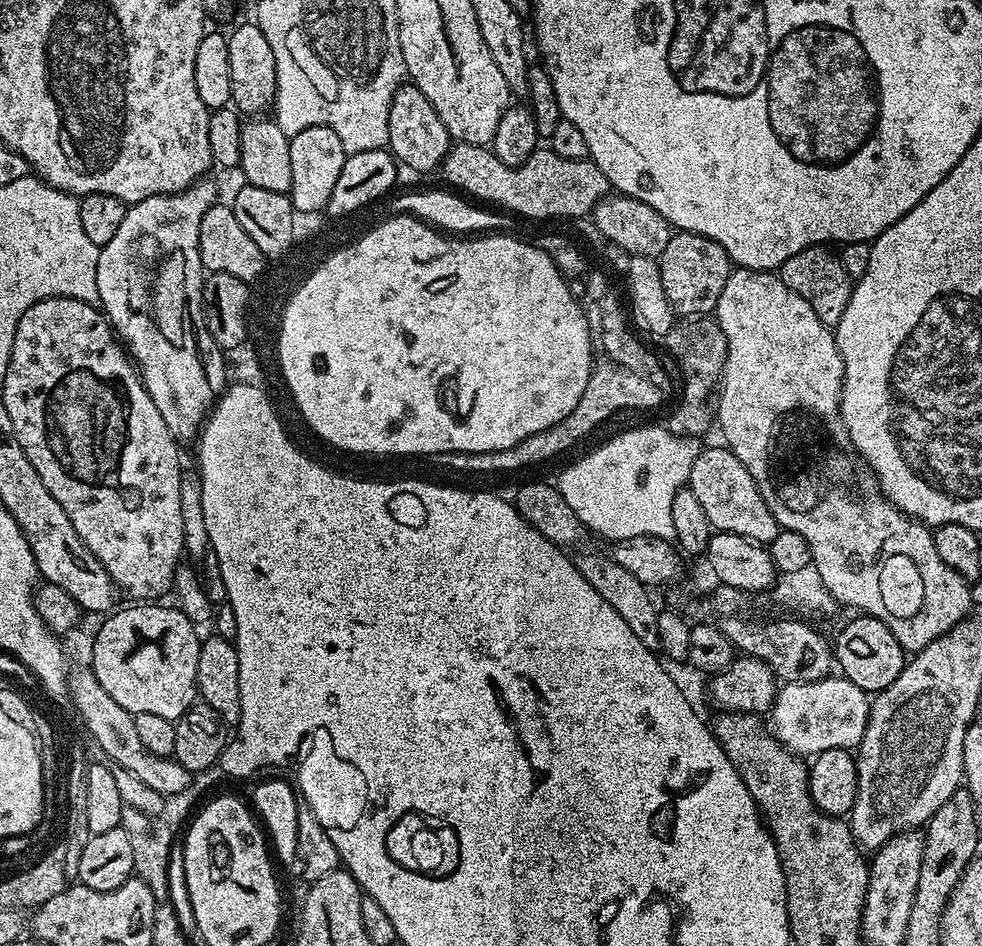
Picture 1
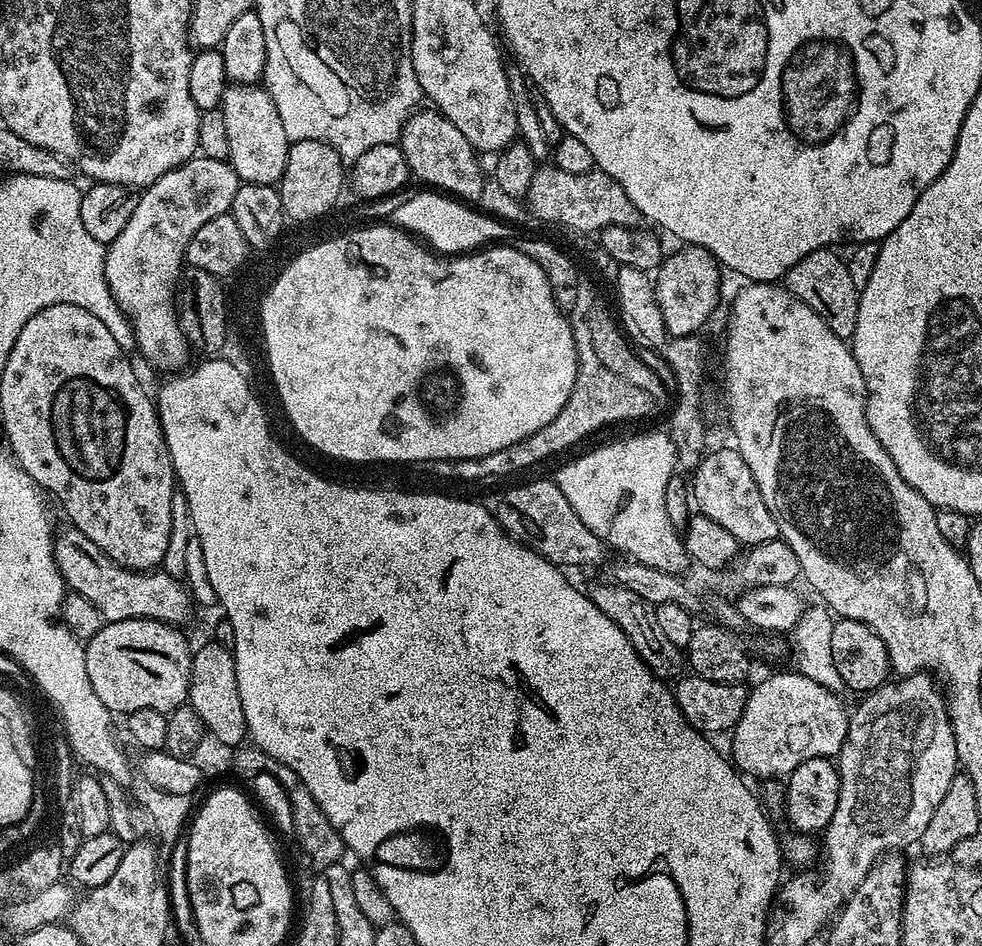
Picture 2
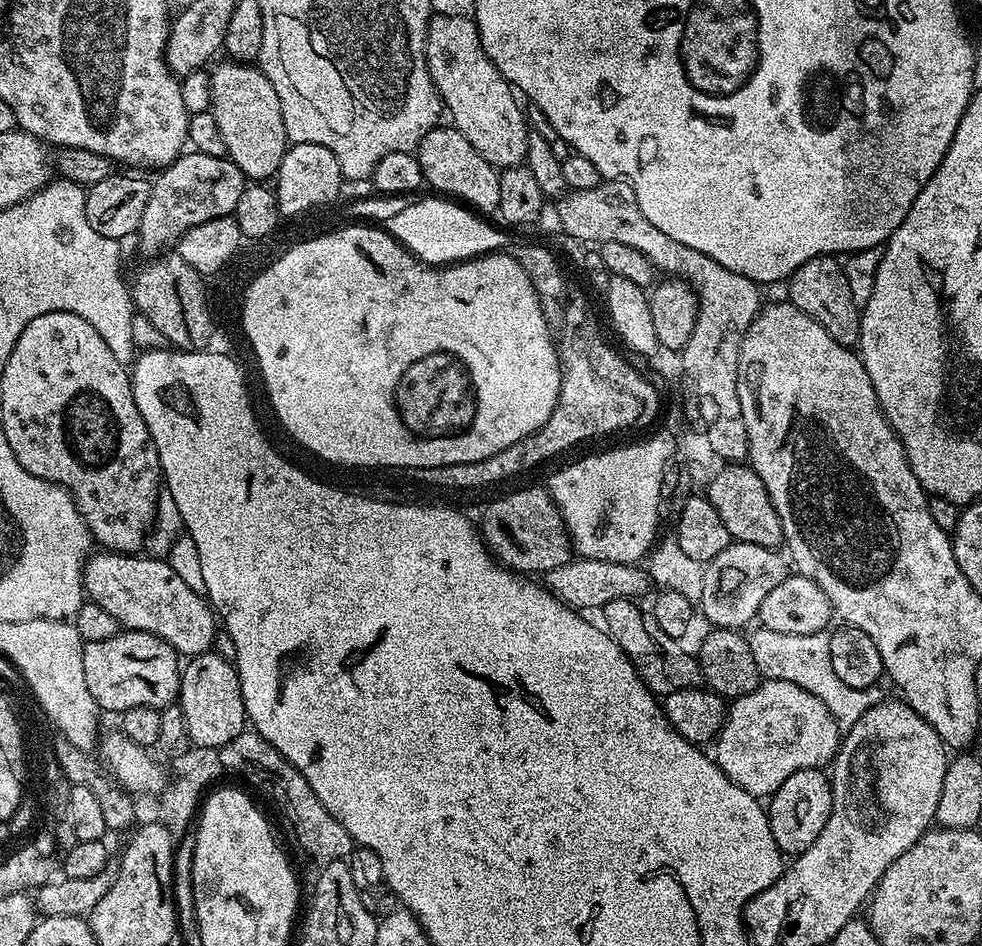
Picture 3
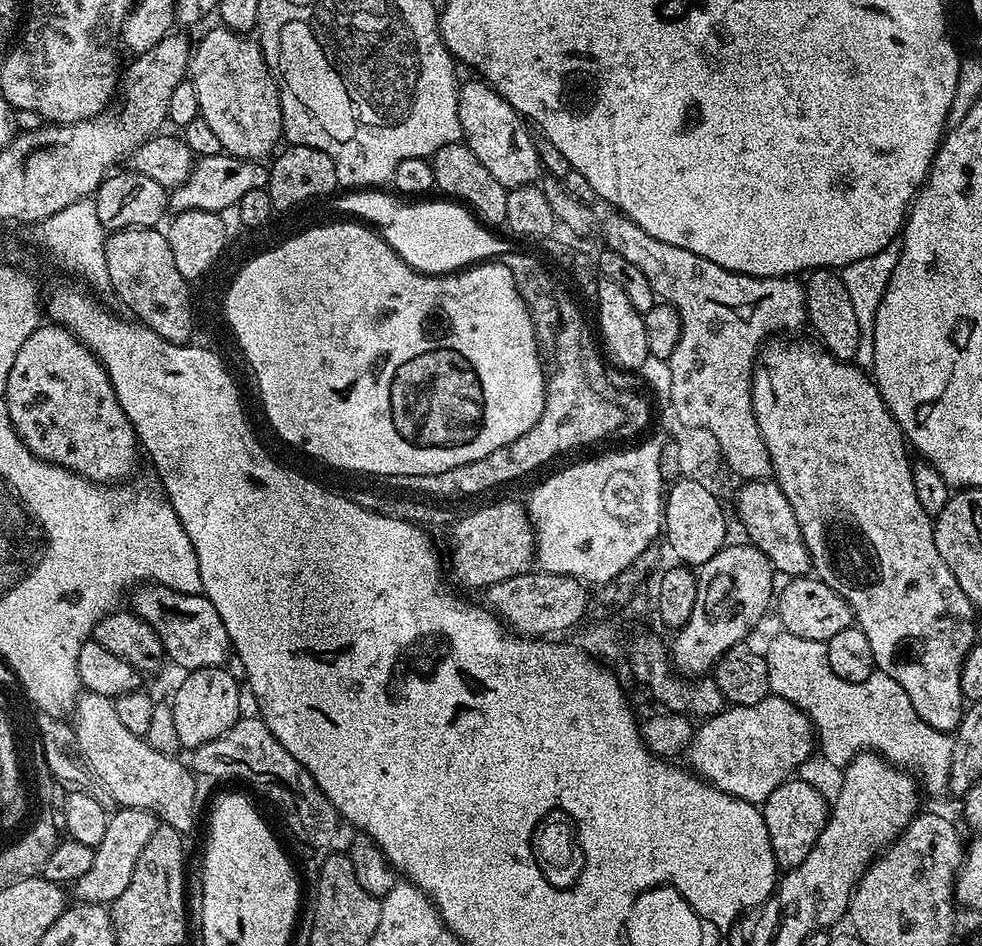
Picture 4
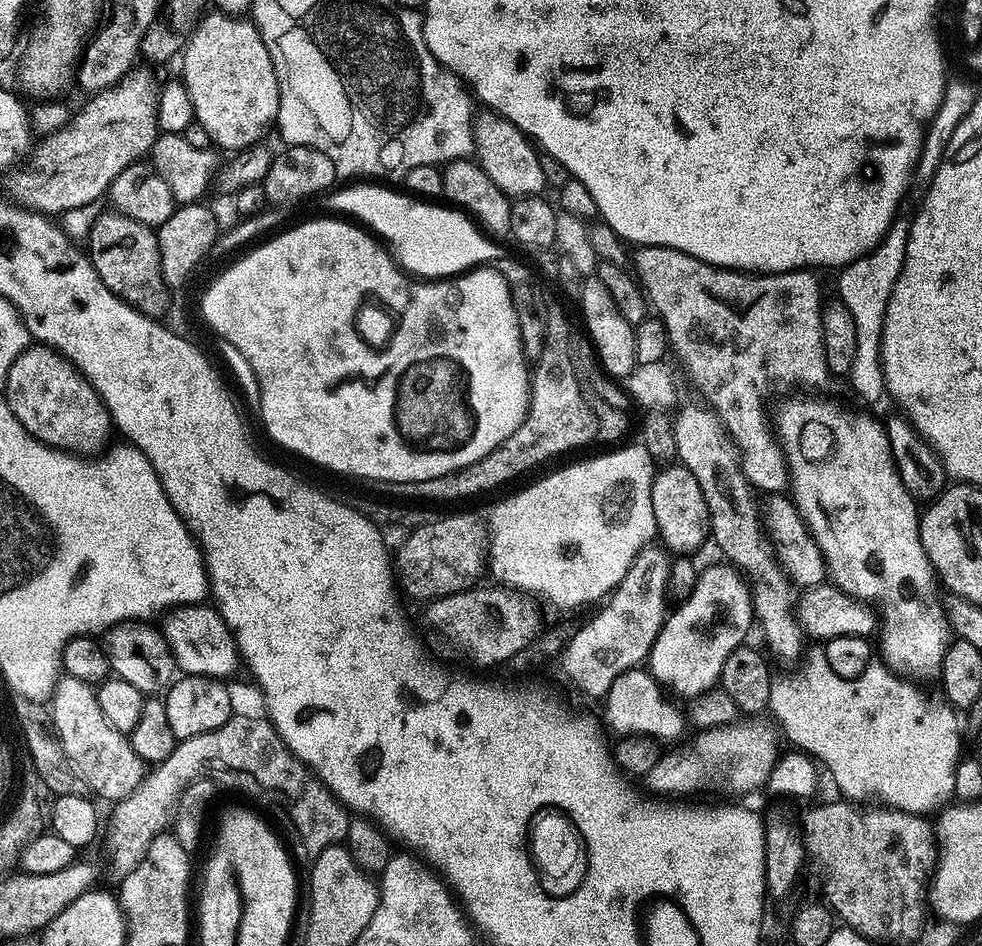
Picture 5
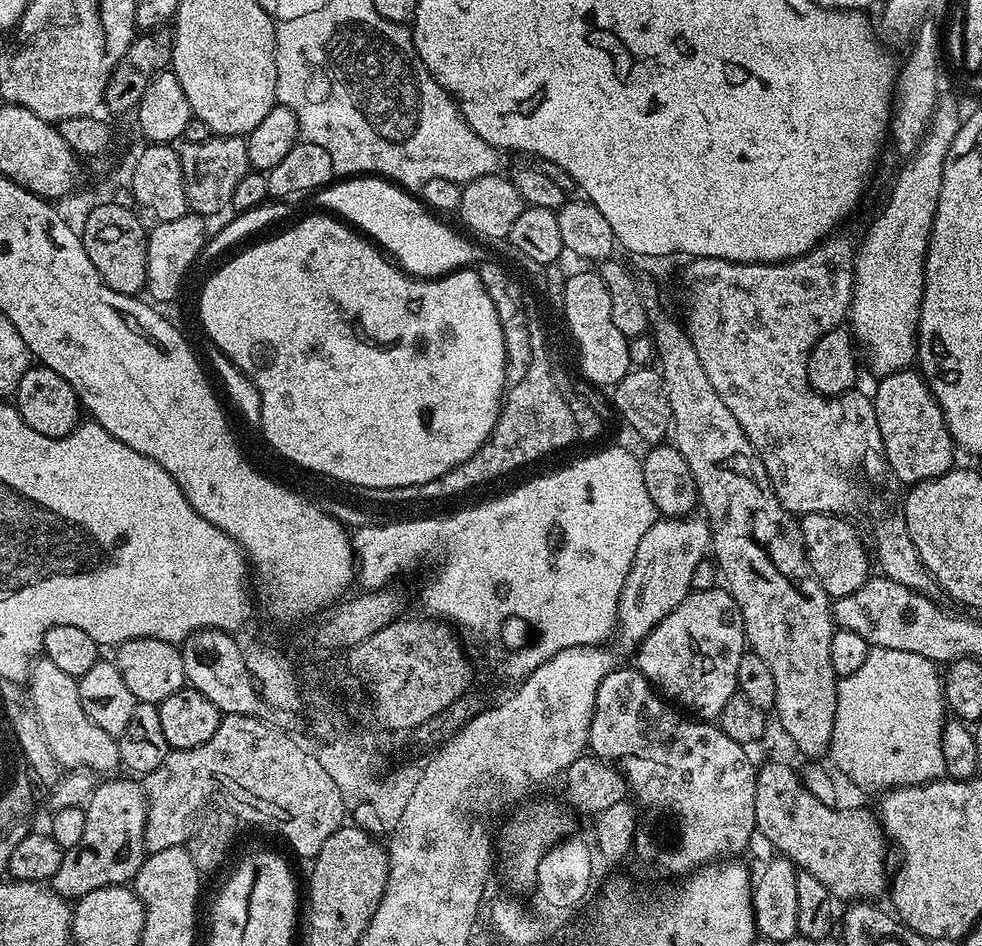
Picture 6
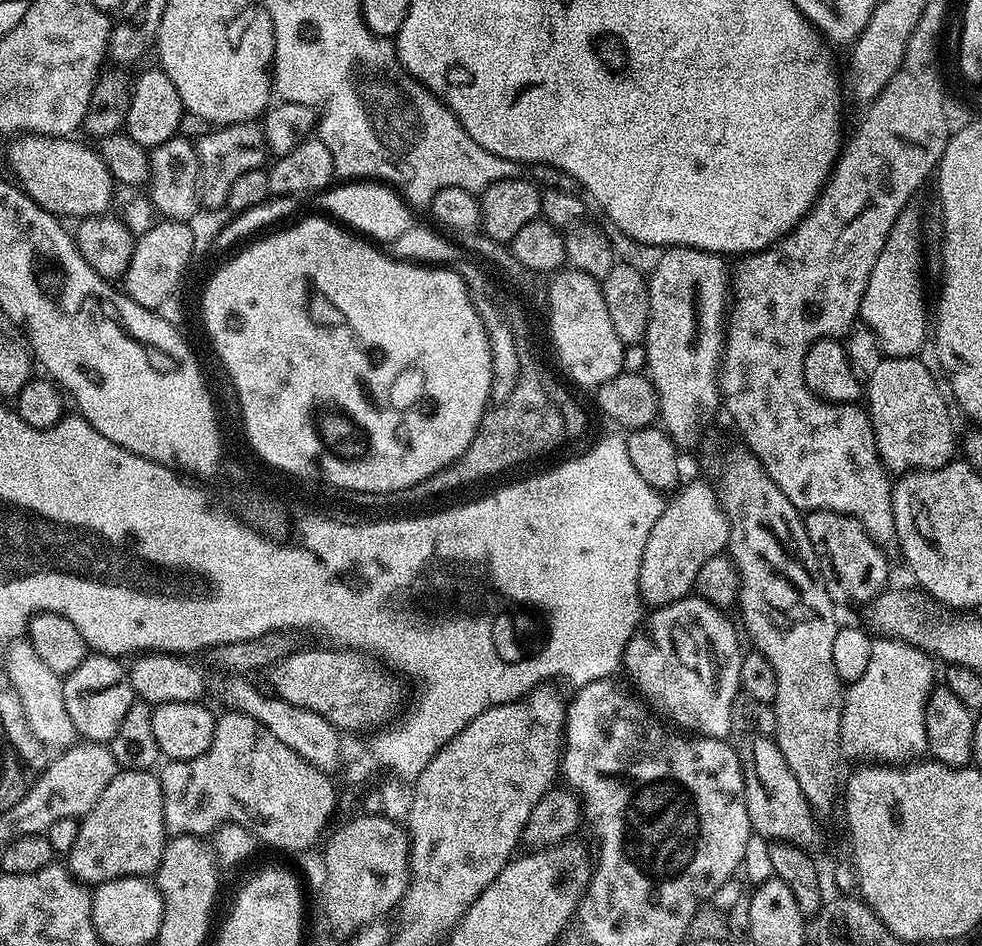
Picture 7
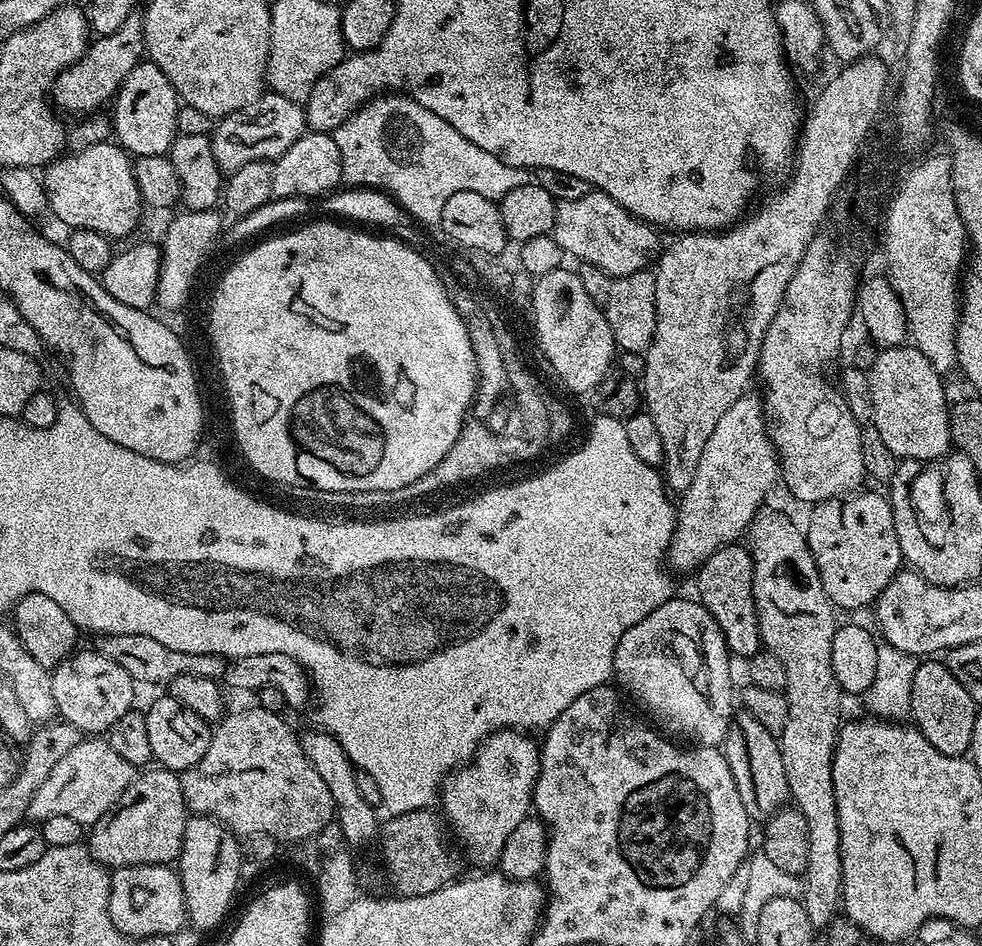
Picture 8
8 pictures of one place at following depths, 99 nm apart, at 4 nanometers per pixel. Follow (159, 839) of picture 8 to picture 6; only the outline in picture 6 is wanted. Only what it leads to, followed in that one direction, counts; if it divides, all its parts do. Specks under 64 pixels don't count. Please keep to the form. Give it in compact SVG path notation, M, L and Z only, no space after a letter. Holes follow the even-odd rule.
M108 778L97 783L91 800L84 808L86 831L78 841L78 846L66 849L62 866L58 866L58 874L54 874L50 881L50 887L69 902L80 900L86 894L99 888L108 888L111 884L124 886L135 881L144 861L148 799L144 797L143 787L135 779L114 779Z

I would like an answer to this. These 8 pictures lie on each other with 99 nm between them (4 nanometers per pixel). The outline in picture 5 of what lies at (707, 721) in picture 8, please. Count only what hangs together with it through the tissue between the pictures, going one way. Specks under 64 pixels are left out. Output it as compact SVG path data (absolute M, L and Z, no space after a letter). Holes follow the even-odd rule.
M727 563L712 564L701 571L696 578L696 584L687 597L679 601L680 609L669 611L662 630L652 647L652 653L646 664L654 679L669 693L677 692L680 696L695 698L710 692L717 687L722 674L722 666L726 666L726 658L735 648L741 647L748 636L748 631L754 628L754 613L752 610L752 594L745 577L735 567Z

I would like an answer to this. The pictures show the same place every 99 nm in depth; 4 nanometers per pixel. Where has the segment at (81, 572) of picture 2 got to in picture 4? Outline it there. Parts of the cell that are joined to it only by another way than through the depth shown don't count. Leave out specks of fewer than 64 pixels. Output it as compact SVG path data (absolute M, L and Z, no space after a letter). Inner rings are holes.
M151 582L139 585L131 596L131 611L141 616L156 631L171 663L173 660L183 670L218 668L225 663L230 653L226 626L222 626L222 618L218 618L218 610L214 610L207 596L179 592Z

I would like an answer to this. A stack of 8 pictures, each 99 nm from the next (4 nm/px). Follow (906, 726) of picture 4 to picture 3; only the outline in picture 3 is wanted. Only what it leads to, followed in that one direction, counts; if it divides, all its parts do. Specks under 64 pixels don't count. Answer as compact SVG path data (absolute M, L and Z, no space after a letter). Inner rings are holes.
M757 627L757 632L747 633L746 639L750 646L750 654L754 654L754 662L758 662L758 670L764 680L781 680L792 682L796 686L808 691L810 694L825 703L833 718L841 729L852 727L866 710L873 705L868 700L869 693L863 688L846 686L838 674L834 674L834 666L830 663L830 642L827 631L812 634L784 634L775 630Z

